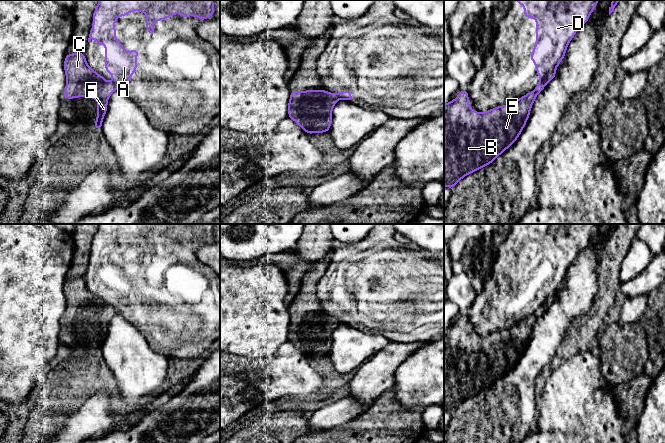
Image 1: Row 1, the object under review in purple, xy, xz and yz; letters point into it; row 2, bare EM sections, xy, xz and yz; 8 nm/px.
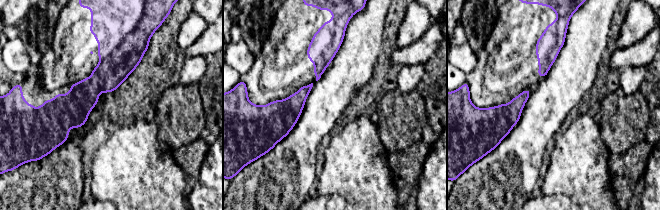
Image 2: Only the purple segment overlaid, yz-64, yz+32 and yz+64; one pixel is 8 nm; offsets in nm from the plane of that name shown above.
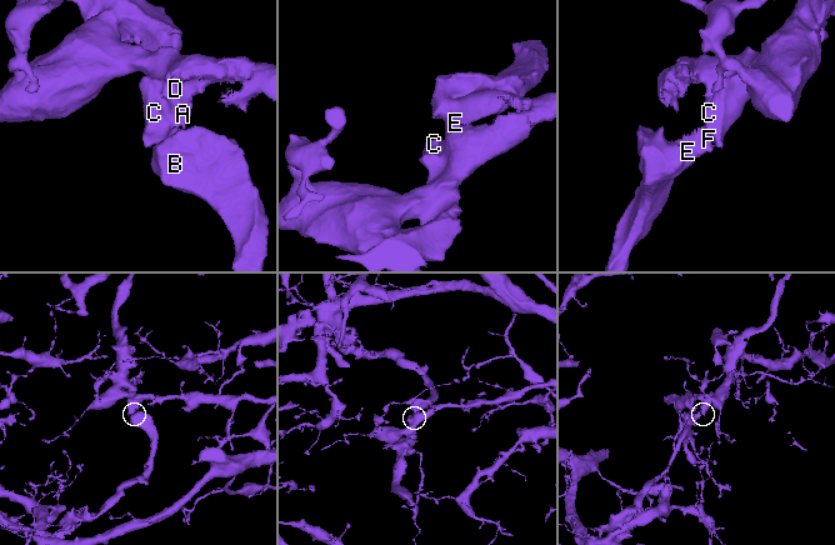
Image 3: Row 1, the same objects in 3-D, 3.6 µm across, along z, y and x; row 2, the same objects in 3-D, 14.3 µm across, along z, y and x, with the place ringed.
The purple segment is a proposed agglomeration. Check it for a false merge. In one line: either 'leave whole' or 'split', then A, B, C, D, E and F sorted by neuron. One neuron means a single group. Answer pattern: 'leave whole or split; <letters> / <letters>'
split; A D / B C E F

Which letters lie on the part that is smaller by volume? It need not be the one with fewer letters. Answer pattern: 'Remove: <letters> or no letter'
Remove: B, C, E, F

